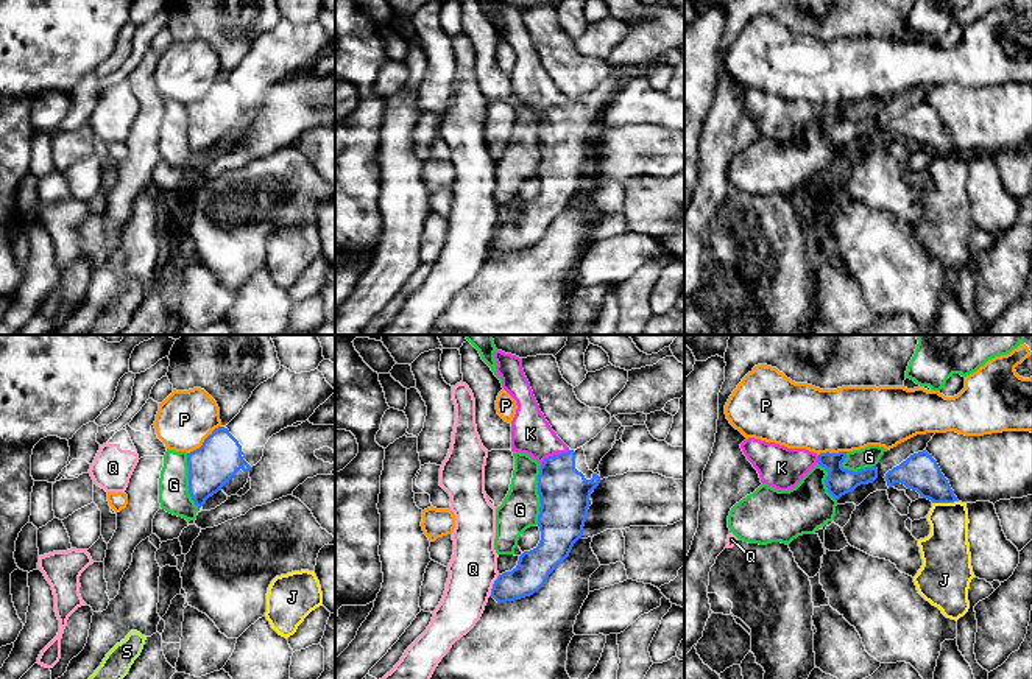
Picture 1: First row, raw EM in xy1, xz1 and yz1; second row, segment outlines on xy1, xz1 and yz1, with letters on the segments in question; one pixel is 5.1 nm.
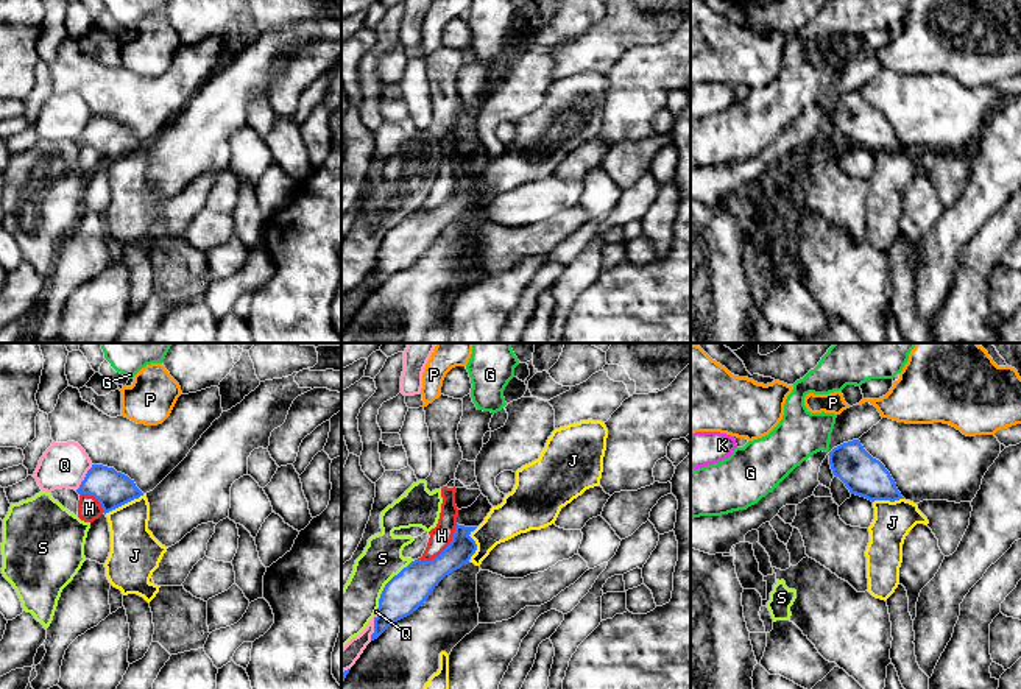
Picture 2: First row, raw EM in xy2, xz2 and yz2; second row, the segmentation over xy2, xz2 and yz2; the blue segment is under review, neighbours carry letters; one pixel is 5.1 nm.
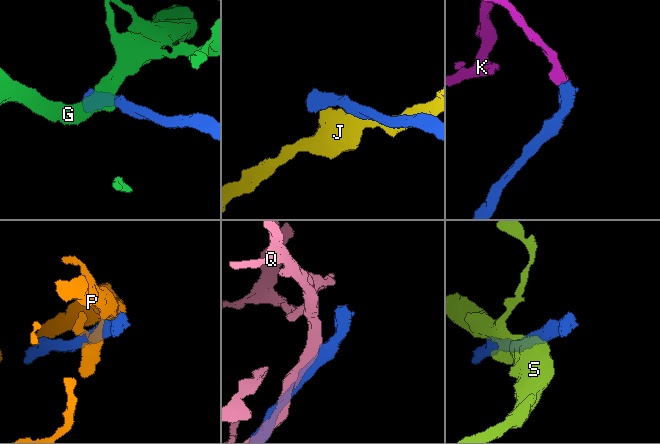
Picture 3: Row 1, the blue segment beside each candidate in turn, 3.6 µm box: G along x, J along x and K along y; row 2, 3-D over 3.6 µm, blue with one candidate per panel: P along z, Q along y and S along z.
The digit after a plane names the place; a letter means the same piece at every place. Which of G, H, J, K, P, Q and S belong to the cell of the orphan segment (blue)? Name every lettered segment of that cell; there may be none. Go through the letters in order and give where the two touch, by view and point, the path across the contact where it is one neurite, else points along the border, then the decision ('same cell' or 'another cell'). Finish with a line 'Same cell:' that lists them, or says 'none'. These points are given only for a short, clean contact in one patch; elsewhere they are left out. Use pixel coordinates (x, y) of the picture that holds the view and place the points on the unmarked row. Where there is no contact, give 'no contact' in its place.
G: contact xz1 (538, 144); border xz1 (541, 116), (538, 126), (540, 165), (537, 175); another cell
H: contact xz2 (445, 200); another cell
J: contact xy2 (123, 155); border xy2 (144, 145), (105, 164); another cell
K: contact xz1 (554, 106); way xz1 (565, 144), (558, 133), (554, 106), (530, 84); same cell
P: contact xy1 (204, 92); another cell
Q: contact xz2 (374, 276); another cell
S: contact xz2 (387, 234); another cell
Same cell: K

